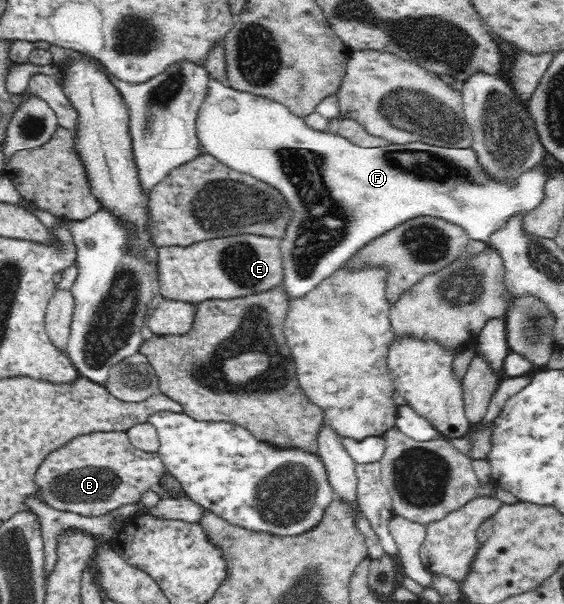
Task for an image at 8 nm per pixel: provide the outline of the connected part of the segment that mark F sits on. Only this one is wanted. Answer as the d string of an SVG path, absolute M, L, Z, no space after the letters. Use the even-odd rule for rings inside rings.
M214 79L209 81L208 87L206 99L196 118L196 135L200 145L224 167L273 186L284 195L294 212L280 242L285 276L281 286L291 300L302 298L314 290L365 244L407 221L420 216L443 219L461 227L470 239L487 242L488 237L496 230L502 230L512 216L525 217L545 197L543 188L548 170L545 166L526 170L512 186L507 186L483 171L472 148L445 148L423 142L362 148L334 133L310 128L302 117L295 116L289 108L273 99L239 92Z

